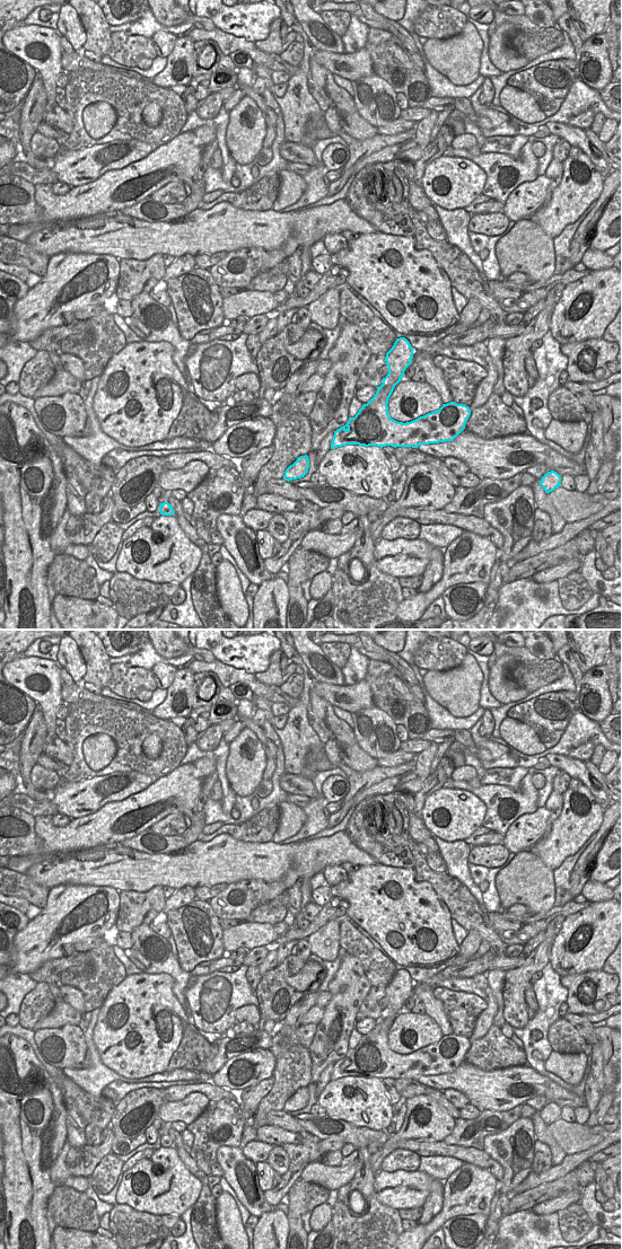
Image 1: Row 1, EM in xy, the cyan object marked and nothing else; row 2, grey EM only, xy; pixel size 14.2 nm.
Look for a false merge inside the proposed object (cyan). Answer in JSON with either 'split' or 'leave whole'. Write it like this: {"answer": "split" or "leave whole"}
{"answer": "leave whole"}

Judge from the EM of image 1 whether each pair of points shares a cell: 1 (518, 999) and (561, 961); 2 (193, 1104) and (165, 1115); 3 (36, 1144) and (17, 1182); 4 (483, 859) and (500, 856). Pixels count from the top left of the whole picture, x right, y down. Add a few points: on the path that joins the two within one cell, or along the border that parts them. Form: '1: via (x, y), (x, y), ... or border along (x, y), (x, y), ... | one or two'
1: border along (557, 935), (549, 961) | two
2: via (186, 1110), (172, 1111) | one
3: via (29, 1153), (25, 1163), (25, 1173) | one
4: via (488, 856), (496, 856) | one

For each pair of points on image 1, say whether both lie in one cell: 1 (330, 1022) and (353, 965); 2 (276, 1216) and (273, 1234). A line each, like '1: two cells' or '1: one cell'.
1: one cell
2: one cell

